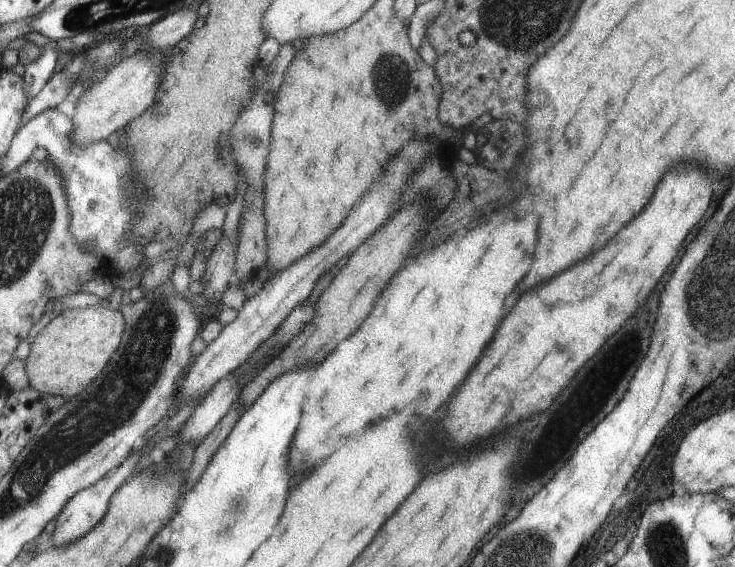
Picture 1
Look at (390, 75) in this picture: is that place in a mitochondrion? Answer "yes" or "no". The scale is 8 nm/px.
yes

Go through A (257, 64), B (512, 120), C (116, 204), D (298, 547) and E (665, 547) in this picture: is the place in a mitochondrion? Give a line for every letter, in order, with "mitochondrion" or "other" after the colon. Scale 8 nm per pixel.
A: other
B: other
C: other
D: other
E: mitochondrion

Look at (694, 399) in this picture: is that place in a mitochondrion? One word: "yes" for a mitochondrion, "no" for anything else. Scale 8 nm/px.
no

